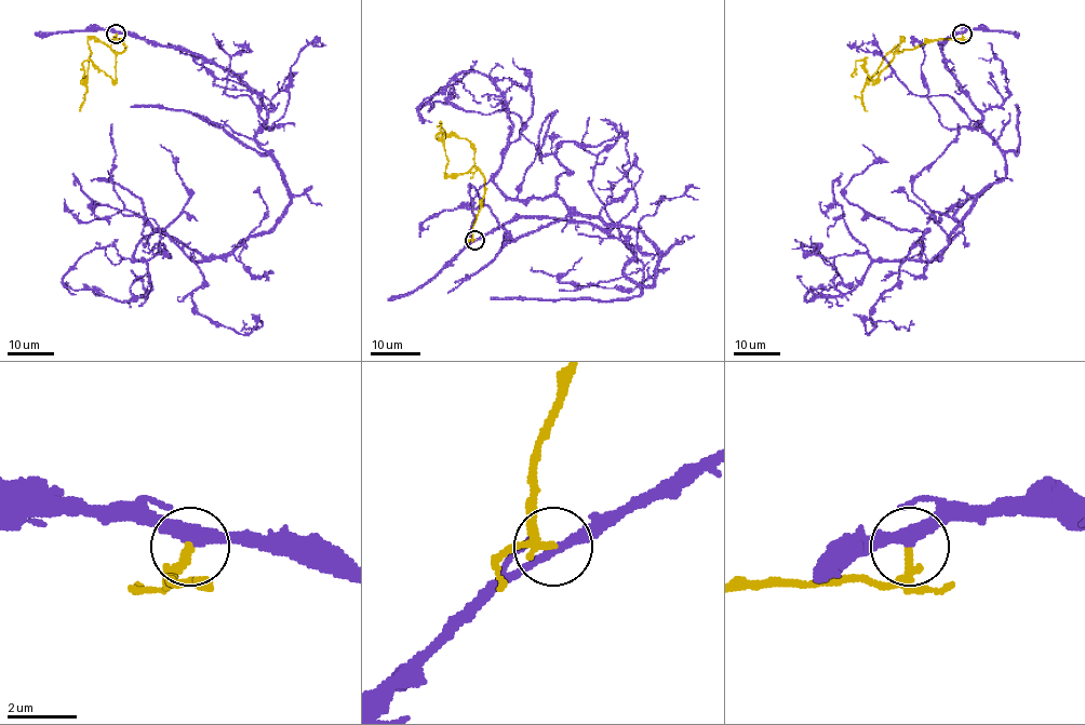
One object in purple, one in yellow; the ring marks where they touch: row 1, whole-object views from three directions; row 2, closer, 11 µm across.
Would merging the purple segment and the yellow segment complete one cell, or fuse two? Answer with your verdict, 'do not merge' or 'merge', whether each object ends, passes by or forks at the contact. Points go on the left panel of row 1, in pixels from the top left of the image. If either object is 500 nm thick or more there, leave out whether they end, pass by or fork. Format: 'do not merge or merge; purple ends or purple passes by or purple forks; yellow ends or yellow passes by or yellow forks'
merge; purple passes by; yellow ends

